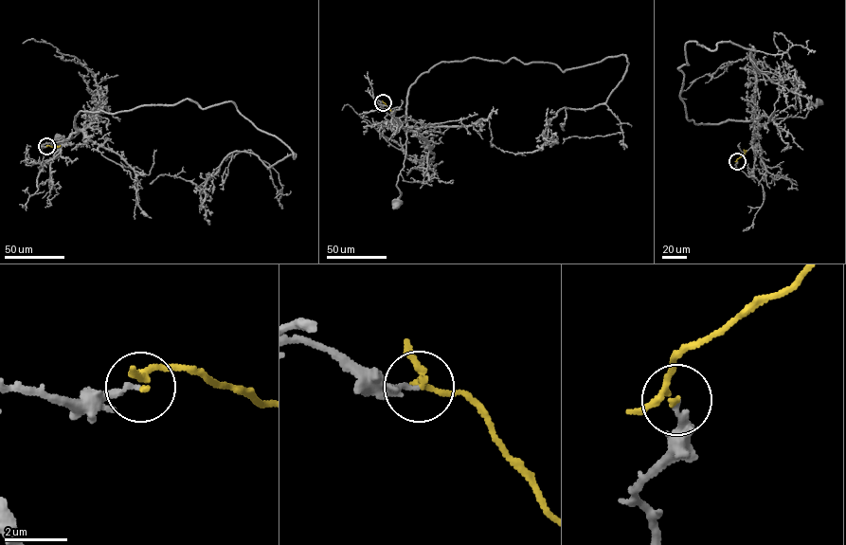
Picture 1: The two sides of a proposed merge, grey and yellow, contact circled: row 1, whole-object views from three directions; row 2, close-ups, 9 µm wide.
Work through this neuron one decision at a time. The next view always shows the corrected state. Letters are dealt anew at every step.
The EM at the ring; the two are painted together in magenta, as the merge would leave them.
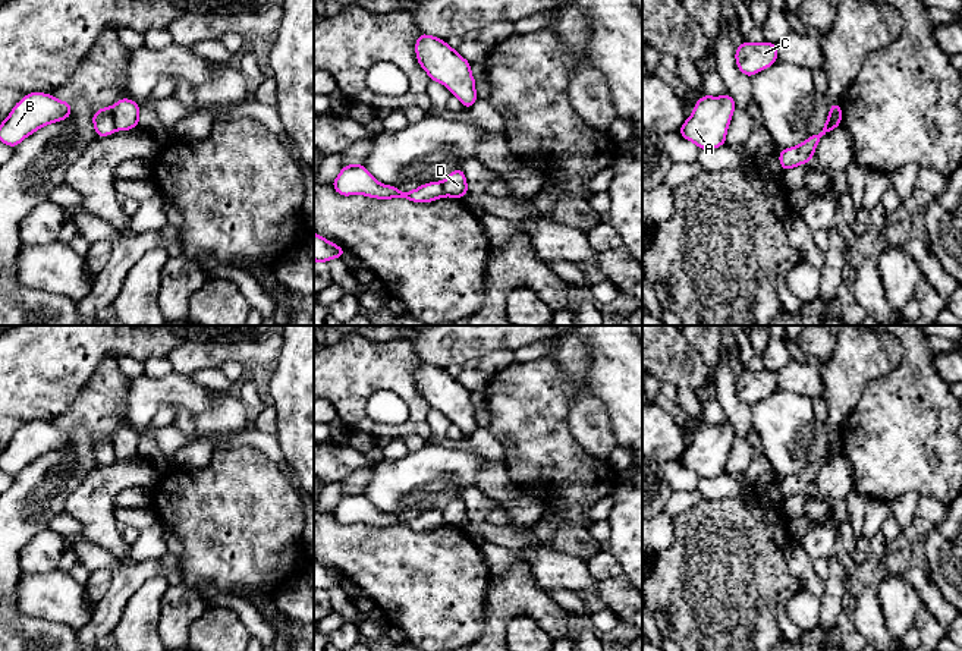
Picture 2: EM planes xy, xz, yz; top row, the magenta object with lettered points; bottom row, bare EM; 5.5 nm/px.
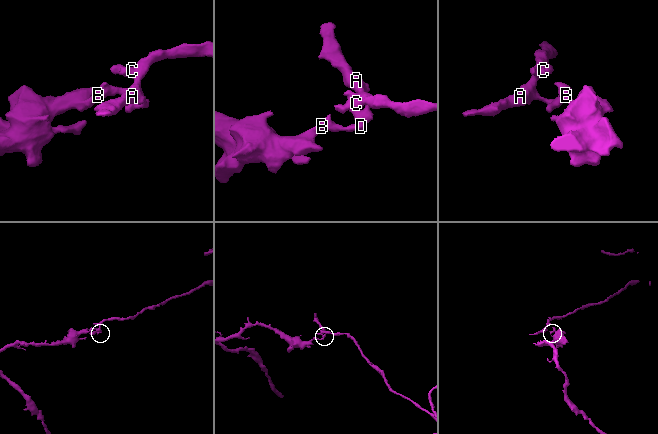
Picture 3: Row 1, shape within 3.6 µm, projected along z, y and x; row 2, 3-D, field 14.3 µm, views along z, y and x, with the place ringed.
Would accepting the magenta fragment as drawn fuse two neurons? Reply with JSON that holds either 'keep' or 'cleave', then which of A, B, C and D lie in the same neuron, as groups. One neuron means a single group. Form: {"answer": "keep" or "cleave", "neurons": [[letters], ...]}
{"answer": "cleave", "neurons": [["A", "C", "D"], ["B"]]}

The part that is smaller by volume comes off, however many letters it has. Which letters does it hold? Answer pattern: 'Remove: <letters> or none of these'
Remove: A, C, D

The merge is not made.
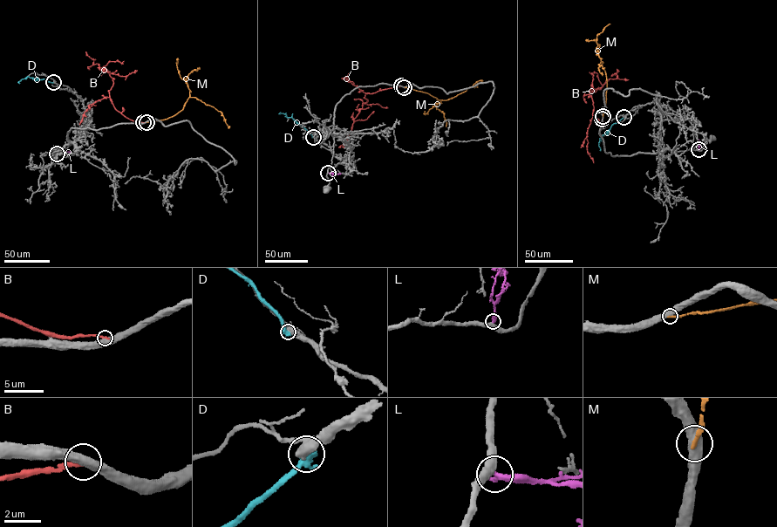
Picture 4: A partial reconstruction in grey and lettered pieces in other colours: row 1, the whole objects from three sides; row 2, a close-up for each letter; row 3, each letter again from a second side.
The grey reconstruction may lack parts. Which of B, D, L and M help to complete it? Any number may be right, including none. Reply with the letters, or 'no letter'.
D

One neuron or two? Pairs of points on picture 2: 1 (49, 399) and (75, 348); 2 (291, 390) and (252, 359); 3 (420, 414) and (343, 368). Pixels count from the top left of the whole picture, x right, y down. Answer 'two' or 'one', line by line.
1: one
2: two
3: one

